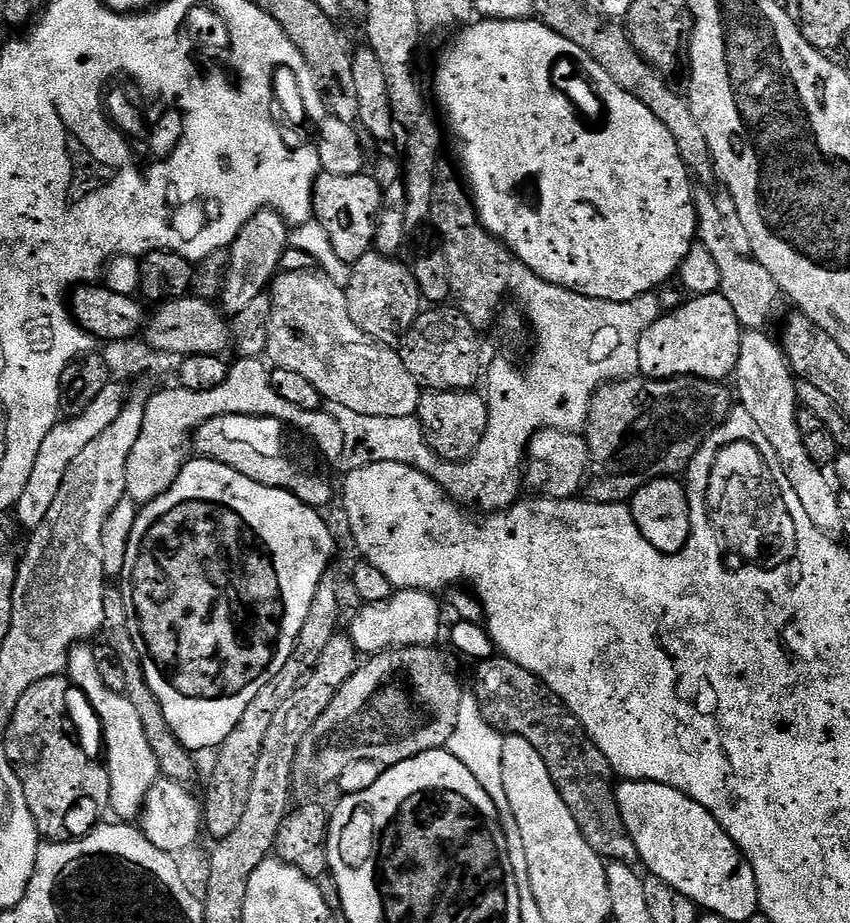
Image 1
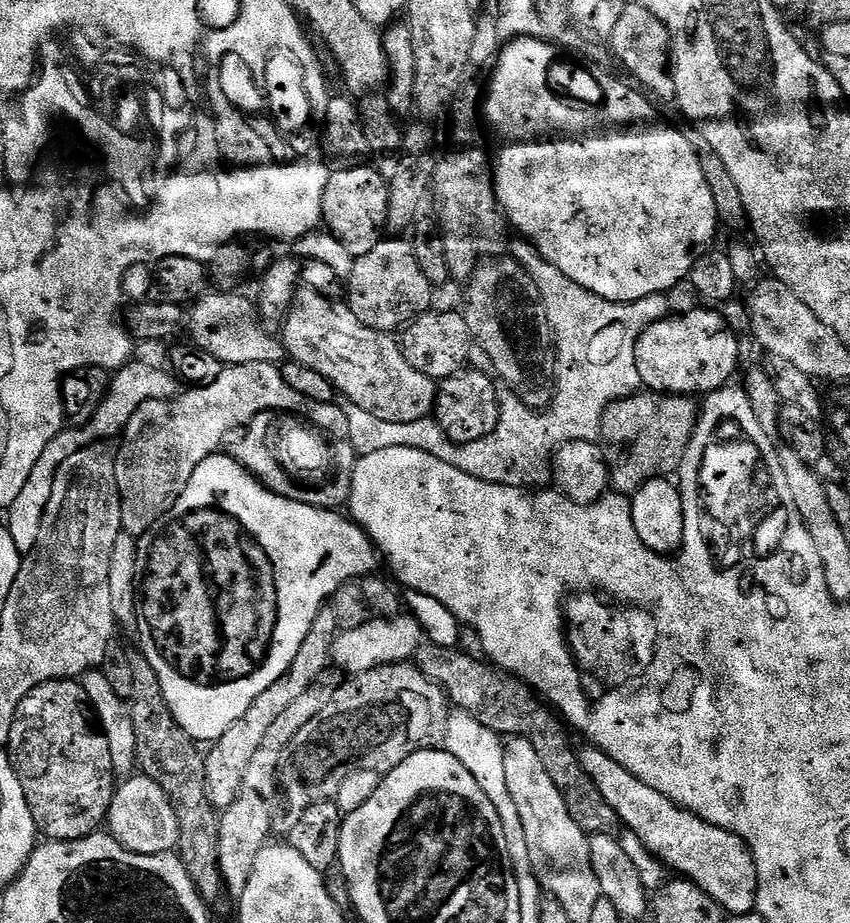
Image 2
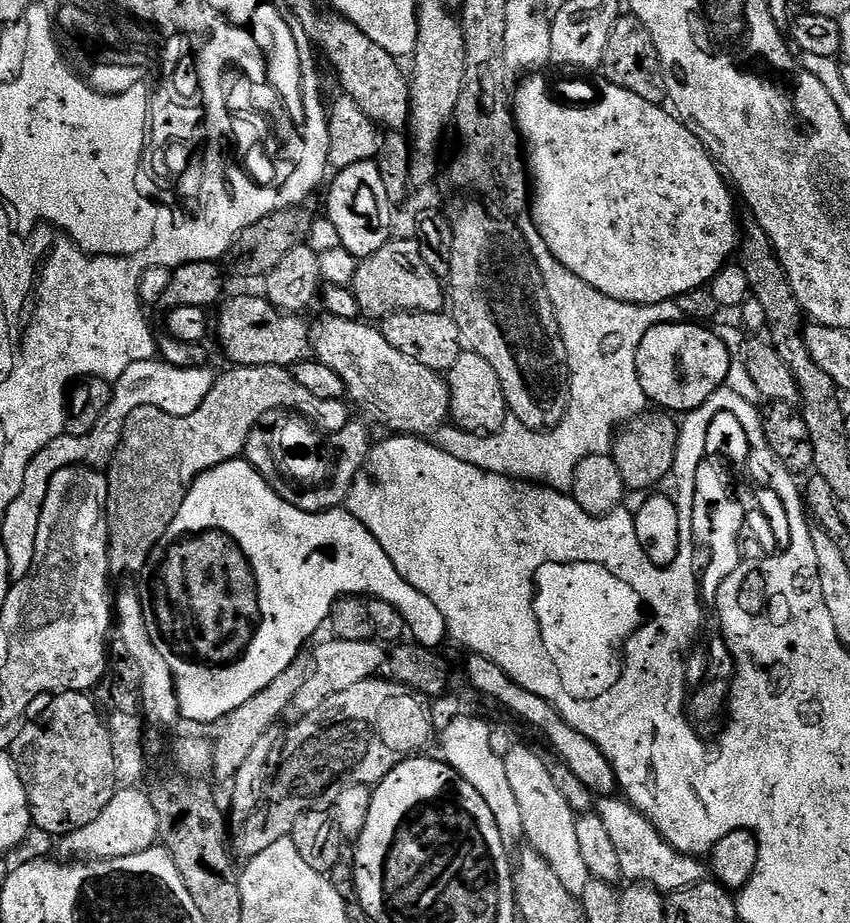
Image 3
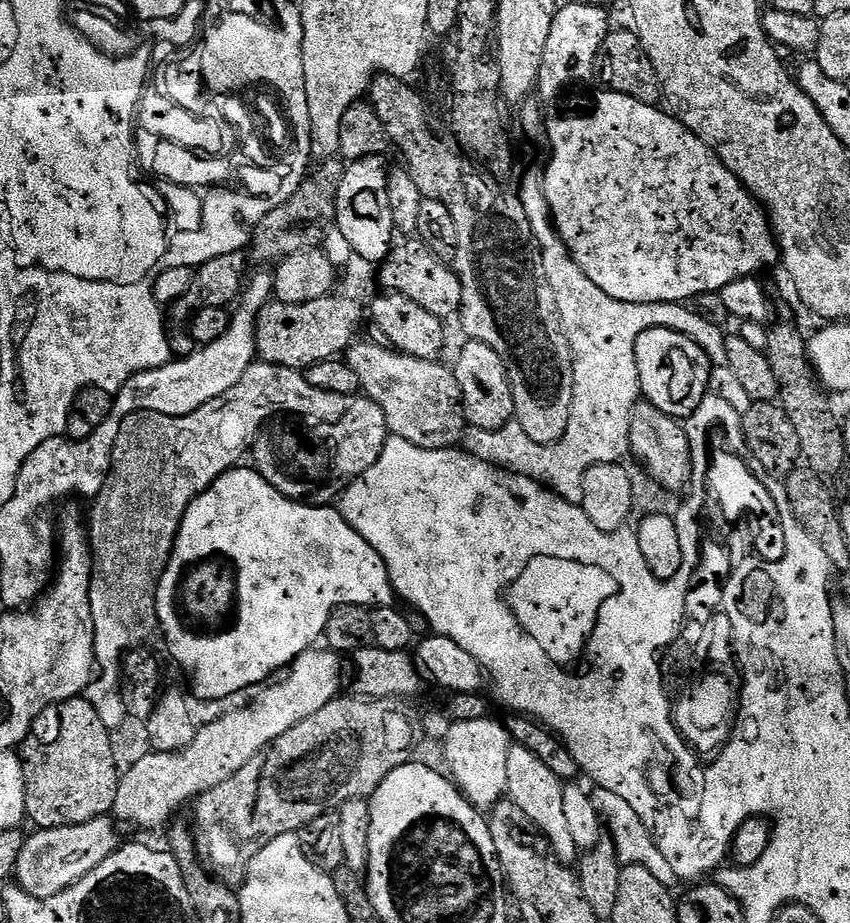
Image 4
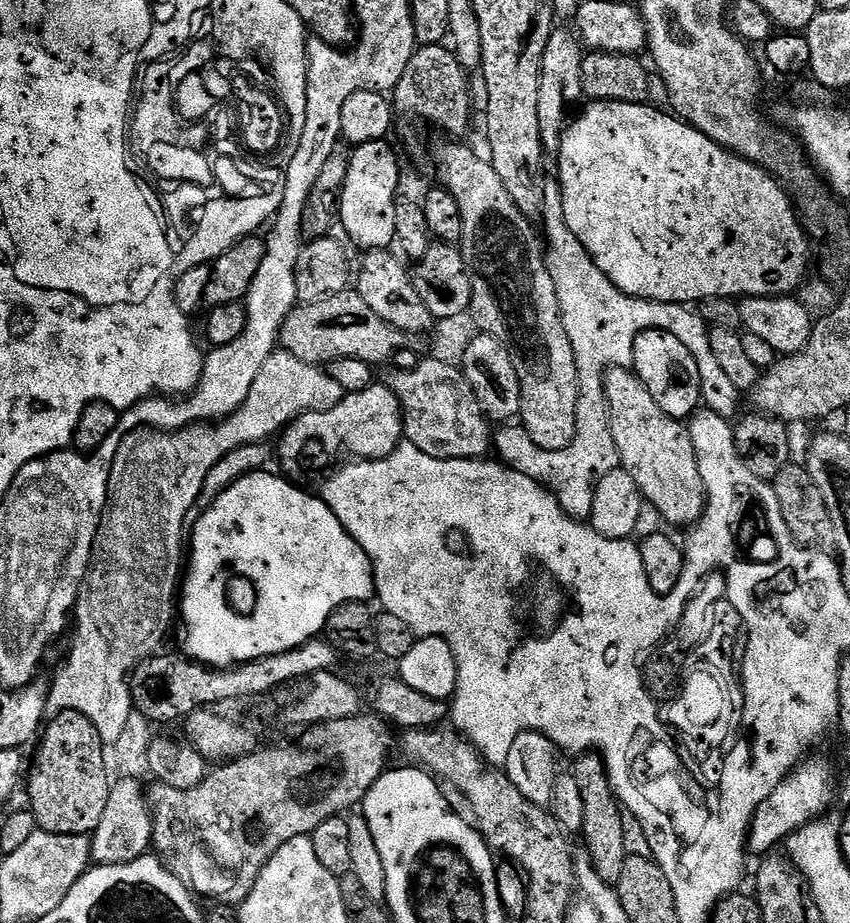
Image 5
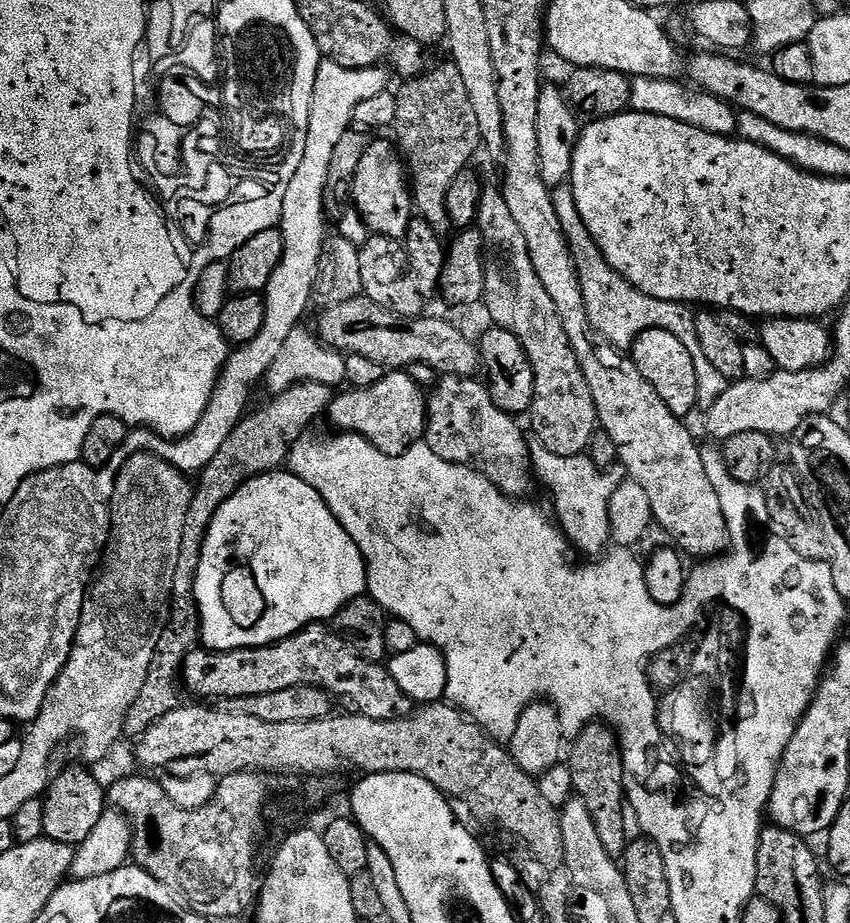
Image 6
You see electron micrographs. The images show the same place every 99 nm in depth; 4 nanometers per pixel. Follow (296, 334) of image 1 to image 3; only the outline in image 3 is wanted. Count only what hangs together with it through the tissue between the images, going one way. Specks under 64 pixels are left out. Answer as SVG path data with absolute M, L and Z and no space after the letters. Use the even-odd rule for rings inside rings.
M329 314L324 318L320 325L315 325L312 334L314 356L330 366L330 370L334 370L342 382L346 382L346 390L353 405L361 404L378 423L392 428L388 430L396 434L424 438L443 429L444 423L449 423L452 407L448 381L441 373L394 350L394 346L386 342L379 327L371 323Z

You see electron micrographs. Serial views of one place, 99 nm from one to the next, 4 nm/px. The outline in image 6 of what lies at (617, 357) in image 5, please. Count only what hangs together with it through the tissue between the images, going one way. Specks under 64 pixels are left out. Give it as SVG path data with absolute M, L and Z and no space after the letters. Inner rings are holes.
M571 183L559 184L556 188L551 189L551 193L554 210L558 214L558 222L562 226L562 234L566 238L566 242L570 246L570 254L574 258L574 266L580 279L582 298L585 299L588 321L596 327L596 331L604 337L605 341L616 350L631 349L640 333L651 328L666 330L670 334L677 336L682 342L682 346L686 346L690 350L690 354L696 358L696 373L698 374L698 386L702 393L703 407L707 409L710 406L714 406L714 402L718 402L718 398L722 398L722 394L726 394L730 382L726 378L722 378L722 374L718 374L718 370L706 359L706 353L702 351L702 346L698 342L695 315L685 305L666 302L658 298L650 298L646 294L642 294L634 285L626 282L626 278L622 278L622 274L618 274L612 269L610 262L606 262L602 250L598 250L594 238L590 238L590 230L586 230L586 226L582 222L582 214L578 214L578 206L574 202ZM535 438L528 440L528 453L532 456L535 479L539 483L541 480L548 487L549 494L556 499L555 515L558 517L560 531L568 537L575 551L577 548L578 551L588 555L585 557L603 556L612 538L608 514L610 494L614 494L614 490L620 485L621 477L603 476L599 466L588 454L578 456L550 454L550 450L546 450L546 446L542 446Z

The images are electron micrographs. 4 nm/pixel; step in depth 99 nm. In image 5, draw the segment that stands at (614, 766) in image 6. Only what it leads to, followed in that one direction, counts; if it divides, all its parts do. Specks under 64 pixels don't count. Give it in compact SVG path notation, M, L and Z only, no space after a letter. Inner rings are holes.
M580 754L575 757L576 765L570 768L570 775L578 782L578 790L582 790L582 806L586 813L582 837L588 845L595 865L600 875L611 885L616 885L622 878L622 866L629 856L622 826L622 805L616 799L616 792L608 781L608 771L604 760L598 754Z

